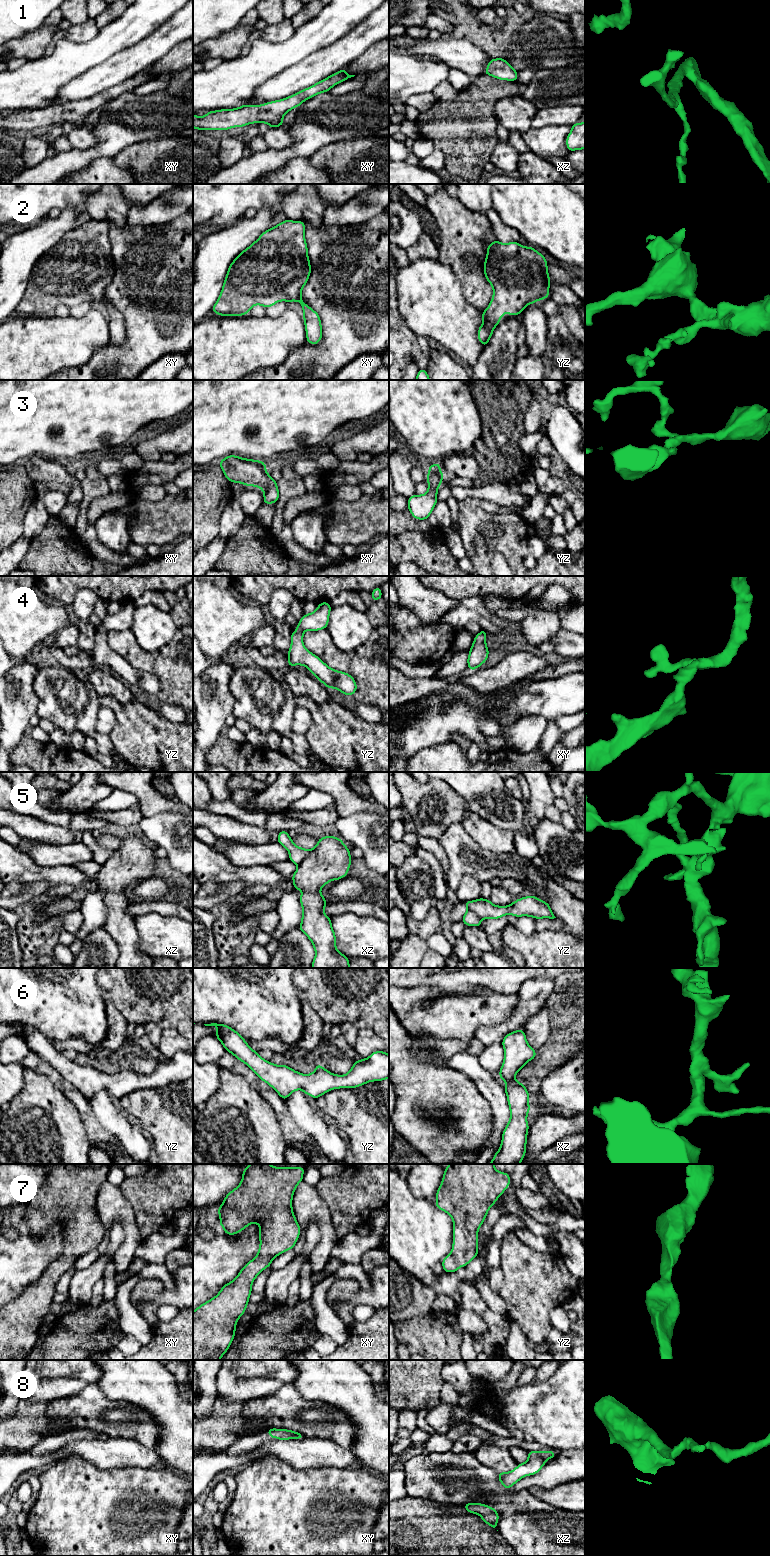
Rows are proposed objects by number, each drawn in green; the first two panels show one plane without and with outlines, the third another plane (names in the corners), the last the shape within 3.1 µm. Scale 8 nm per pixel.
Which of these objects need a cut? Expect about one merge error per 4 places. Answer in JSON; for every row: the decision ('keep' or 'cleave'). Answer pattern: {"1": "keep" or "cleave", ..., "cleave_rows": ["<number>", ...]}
{"1": "keep", "2": "keep", "3": "keep", "4": "keep", "5": "keep", "6": "keep", "7": "keep", "8": "keep", "cleave_rows": []}

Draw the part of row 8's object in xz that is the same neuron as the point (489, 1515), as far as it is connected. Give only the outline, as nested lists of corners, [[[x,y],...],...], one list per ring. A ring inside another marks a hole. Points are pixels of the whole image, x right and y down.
[[[467,1503],[463,1507],[468,1513],[478,1514],[486,1524],[497,1530],[499,1515],[494,1508],[480,1503]]]

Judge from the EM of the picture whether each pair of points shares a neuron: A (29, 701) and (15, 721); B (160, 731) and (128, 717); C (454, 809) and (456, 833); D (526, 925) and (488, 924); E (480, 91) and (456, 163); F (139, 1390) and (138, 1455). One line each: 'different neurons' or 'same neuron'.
A: same neuron
B: same neuron
C: different neurons
D: same neuron
E: same neuron
F: different neurons

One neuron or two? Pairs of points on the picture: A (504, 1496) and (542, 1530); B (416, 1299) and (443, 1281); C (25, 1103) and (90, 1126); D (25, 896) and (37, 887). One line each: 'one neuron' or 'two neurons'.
A: one neuron
B: one neuron
C: two neurons
D: one neuron

